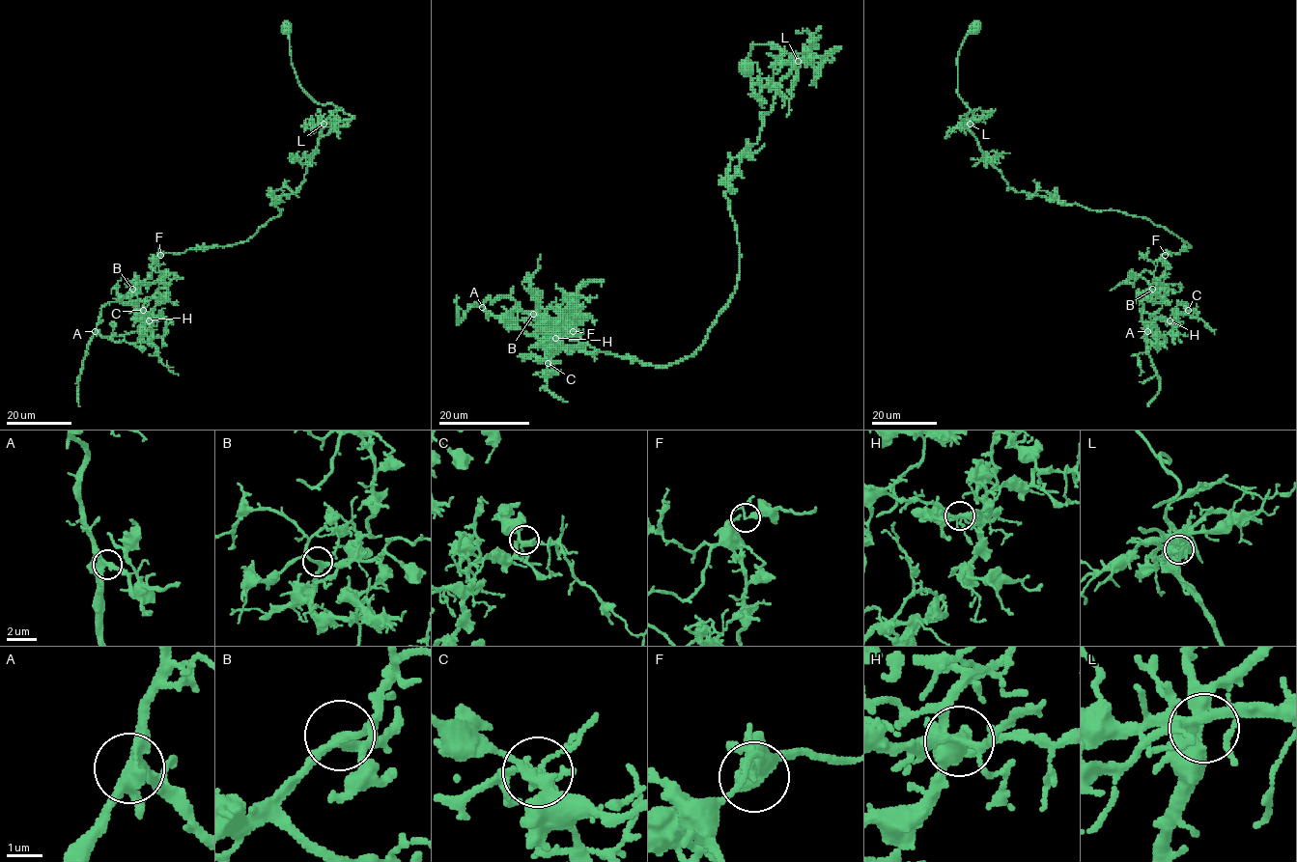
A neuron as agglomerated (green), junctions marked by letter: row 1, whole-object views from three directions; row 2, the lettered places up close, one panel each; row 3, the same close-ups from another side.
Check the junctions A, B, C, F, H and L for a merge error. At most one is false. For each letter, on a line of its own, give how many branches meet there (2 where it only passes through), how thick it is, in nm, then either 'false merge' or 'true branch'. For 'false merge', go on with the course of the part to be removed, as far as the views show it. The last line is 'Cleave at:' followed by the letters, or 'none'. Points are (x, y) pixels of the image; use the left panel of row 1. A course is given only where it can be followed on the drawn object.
A: branches 5; calibre 360 nm; true branch
B: branches 3; calibre 240 nm; true branch
C: branches 4; calibre 280 nm; true branch
F: branches 3; calibre 170 nm; false merge; course (160, 255), (245, 241), (279, 214), (275, 198), (298, 190), (321, 125), (353, 117), (303, 90), (285, 22)
H: branches 5; calibre 260 nm; true branch
L: branches 3; calibre 320 nm; true branch
Cleave at: F

